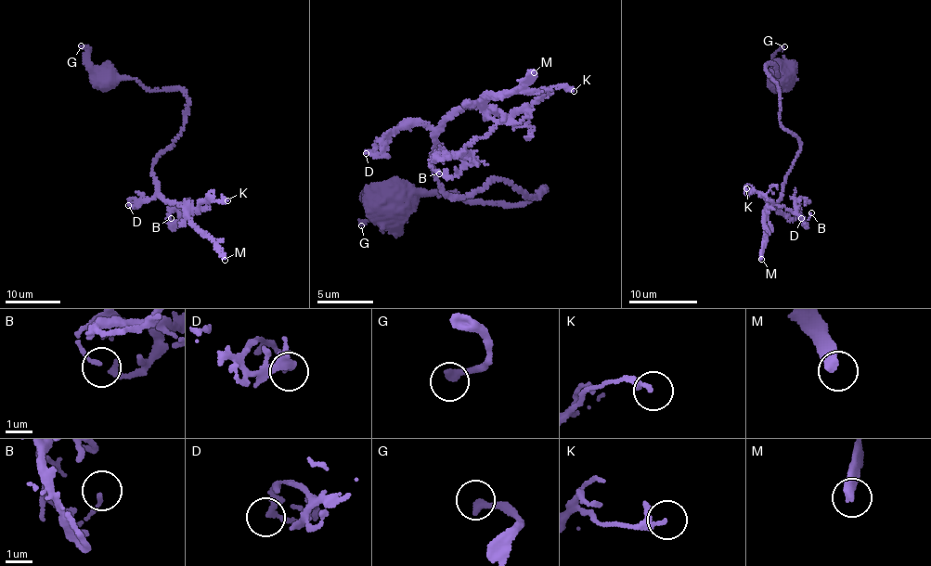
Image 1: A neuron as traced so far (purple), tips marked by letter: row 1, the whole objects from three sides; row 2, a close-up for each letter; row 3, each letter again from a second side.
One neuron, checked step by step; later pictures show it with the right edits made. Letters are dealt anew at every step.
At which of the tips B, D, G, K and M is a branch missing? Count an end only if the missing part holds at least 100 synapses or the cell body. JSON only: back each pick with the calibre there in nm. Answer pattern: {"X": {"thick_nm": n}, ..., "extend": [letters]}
{"M": {"thick_nm": 400}, "extend": ["M"]}

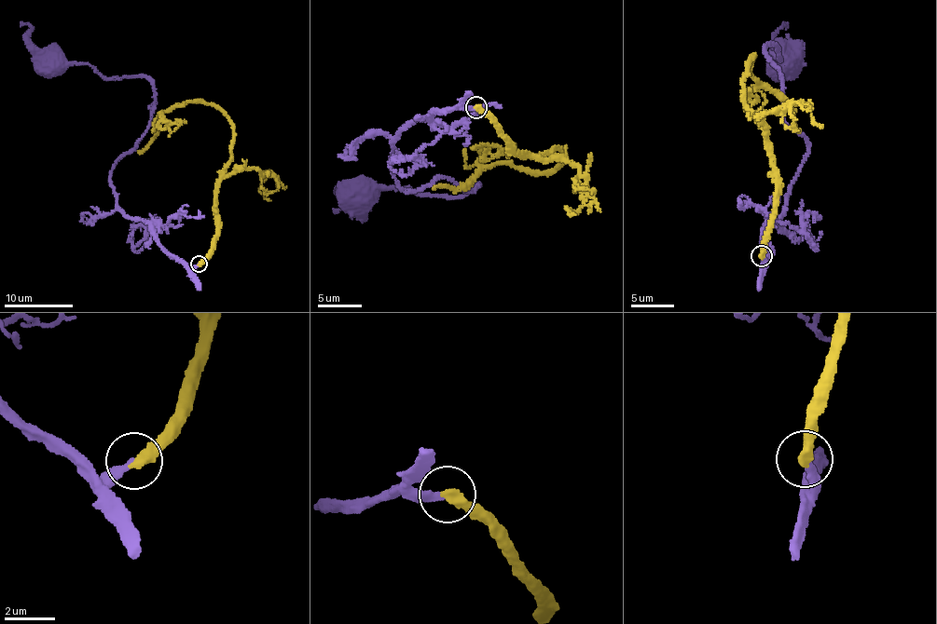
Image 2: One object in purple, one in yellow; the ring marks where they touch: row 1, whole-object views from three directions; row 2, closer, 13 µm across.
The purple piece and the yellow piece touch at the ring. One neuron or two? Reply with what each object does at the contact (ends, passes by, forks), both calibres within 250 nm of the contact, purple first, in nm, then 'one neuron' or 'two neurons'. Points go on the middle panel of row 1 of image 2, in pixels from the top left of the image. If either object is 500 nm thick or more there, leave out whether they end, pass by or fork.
purple ends there; yellow ends there; 260 nm thick on the purple side, 440 nm on the other; two neurons

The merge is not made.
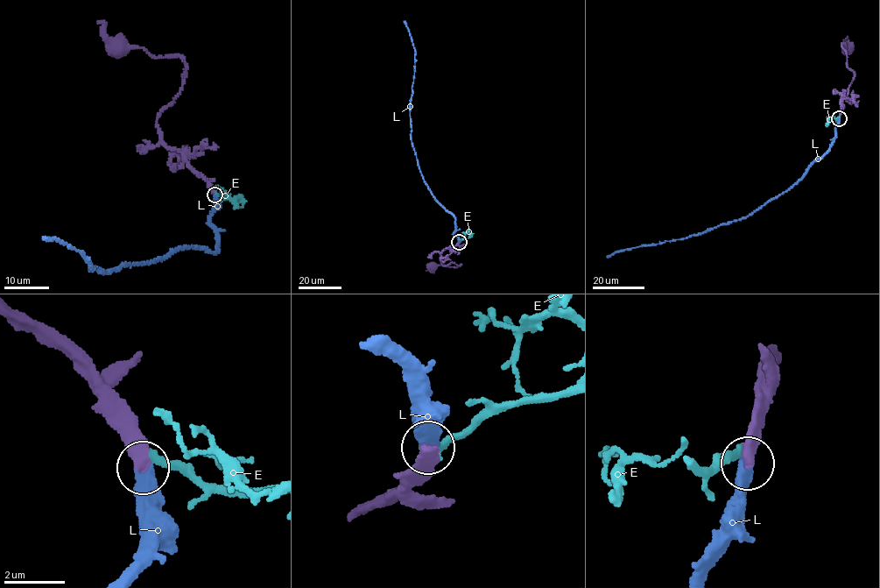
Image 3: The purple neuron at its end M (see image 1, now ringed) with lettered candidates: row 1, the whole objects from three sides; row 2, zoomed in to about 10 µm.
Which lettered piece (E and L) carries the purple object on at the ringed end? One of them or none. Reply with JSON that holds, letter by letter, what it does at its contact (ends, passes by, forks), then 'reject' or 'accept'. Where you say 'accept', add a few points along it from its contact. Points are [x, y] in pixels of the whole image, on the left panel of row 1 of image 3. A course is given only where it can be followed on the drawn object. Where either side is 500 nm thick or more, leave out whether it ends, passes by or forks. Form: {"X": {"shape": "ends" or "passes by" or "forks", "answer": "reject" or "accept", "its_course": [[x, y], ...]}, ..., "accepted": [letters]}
{"E": {"shape": "ends", "answer": "reject"}, "L": {"shape": "ends", "answer": "accept", "its_course": [[214, 194], [212, 252], [184, 245], [104, 272], [88, 267], [80, 251], [43, 237]]}, "accepted": ["L"]}

